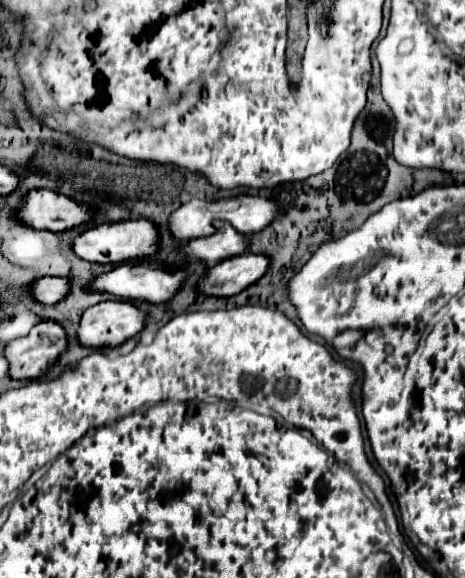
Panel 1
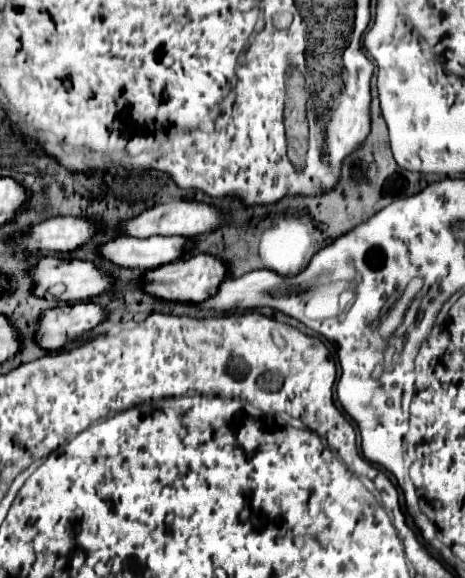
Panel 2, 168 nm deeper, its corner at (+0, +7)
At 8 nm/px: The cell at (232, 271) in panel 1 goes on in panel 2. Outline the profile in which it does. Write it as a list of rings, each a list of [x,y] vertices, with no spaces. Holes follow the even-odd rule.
[[[196,252],[194,256],[180,258],[176,262],[158,266],[154,270],[146,270],[144,272],[142,290],[146,294],[154,296],[154,298],[160,298],[160,300],[172,300],[172,302],[202,302],[202,300],[210,298],[218,290],[218,284],[222,280],[226,280],[226,276],[228,276],[228,268],[222,264],[222,260],[218,260],[216,256],[210,256],[210,254]]]

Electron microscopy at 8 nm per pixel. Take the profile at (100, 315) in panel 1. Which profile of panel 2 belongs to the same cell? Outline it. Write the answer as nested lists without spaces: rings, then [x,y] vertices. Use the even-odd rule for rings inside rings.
[[[74,302],[74,304],[62,304],[62,306],[56,306],[56,308],[48,308],[38,316],[34,340],[40,348],[44,348],[48,352],[50,350],[60,350],[60,348],[64,348],[64,344],[68,340],[74,340],[82,332],[92,330],[102,320],[106,320],[106,310],[98,304],[94,304],[94,302]]]

